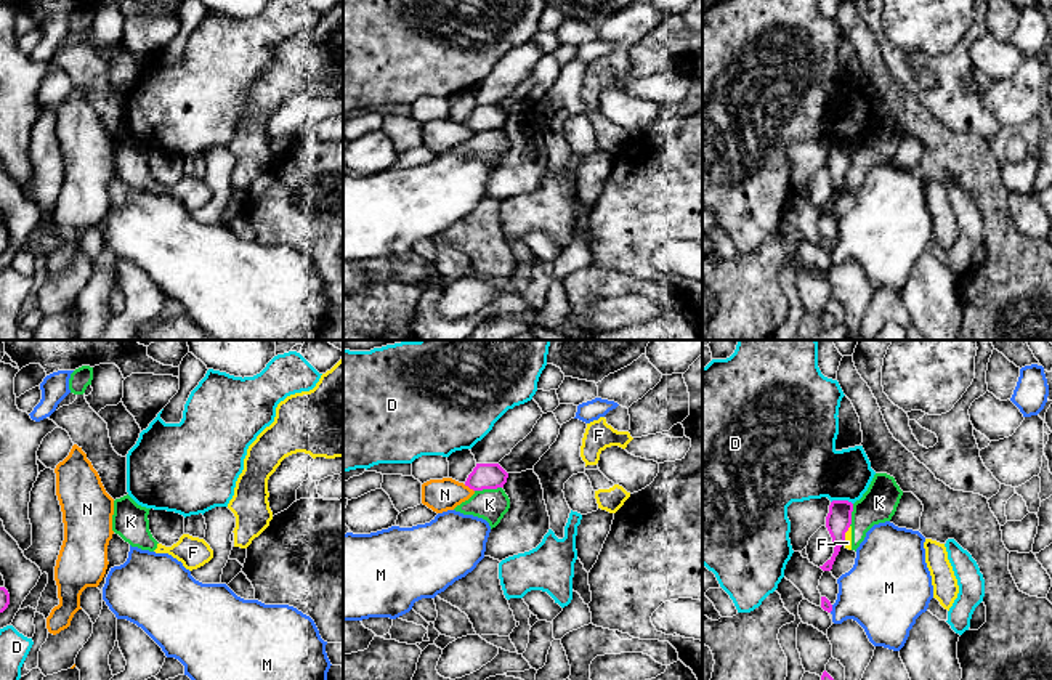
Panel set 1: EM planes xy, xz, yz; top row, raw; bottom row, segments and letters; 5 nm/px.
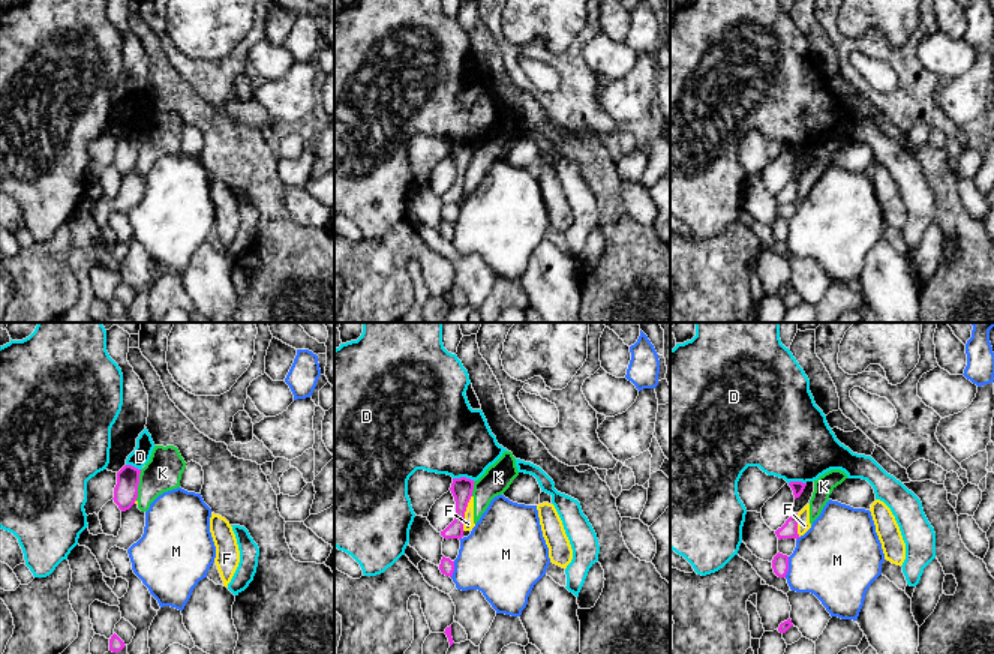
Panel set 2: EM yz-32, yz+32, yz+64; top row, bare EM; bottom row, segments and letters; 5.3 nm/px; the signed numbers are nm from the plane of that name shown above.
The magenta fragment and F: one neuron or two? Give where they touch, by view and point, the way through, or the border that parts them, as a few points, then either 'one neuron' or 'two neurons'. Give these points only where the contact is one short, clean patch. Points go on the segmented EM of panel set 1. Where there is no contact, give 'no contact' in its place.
yz (844, 536) | along yz (850, 526), (842, 544) | two neurons

